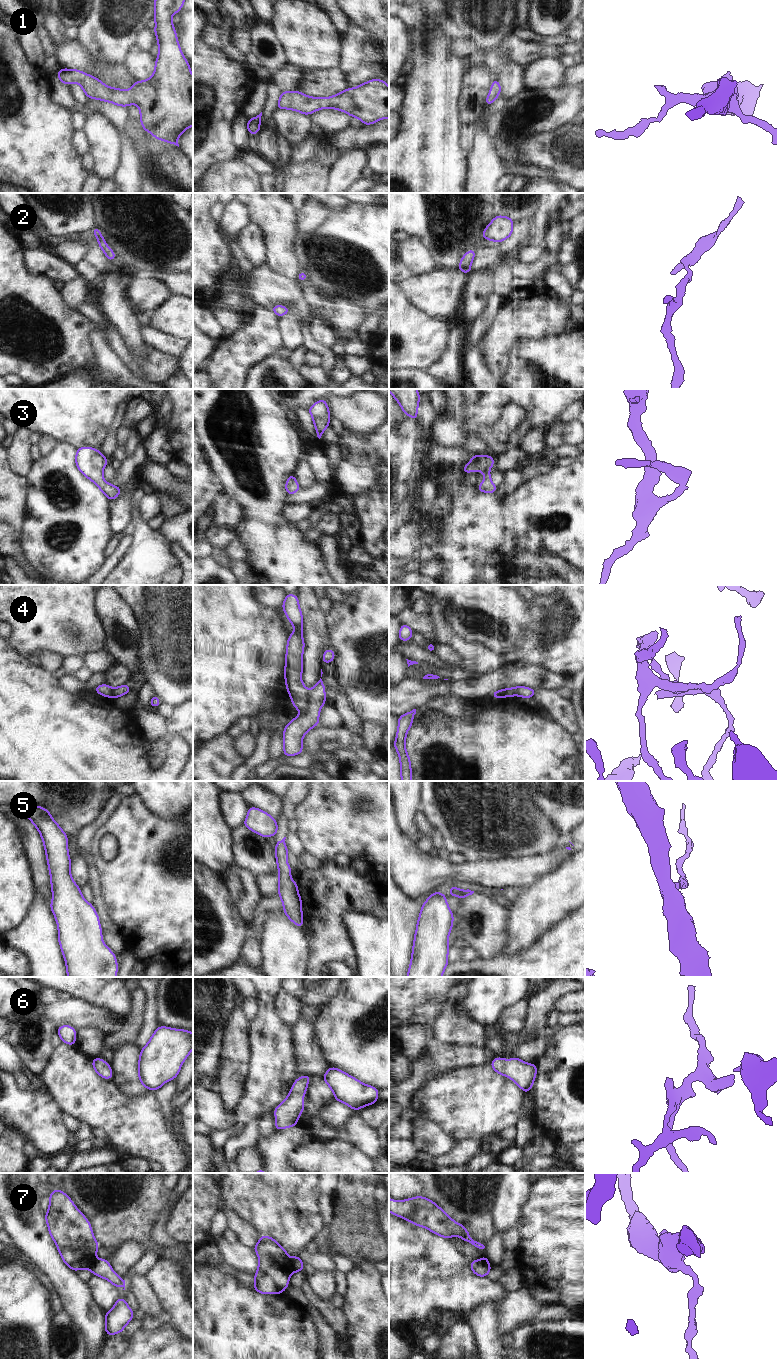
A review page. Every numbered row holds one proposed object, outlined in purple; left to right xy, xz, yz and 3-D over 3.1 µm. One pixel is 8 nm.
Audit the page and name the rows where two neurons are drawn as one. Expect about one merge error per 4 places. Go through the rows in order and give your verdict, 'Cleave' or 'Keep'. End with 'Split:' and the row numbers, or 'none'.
1: Keep
2: Keep
3: Keep
4: Cleave
5: Cleave
6: Keep
7: Cleave
Split: 4, 5, 7.

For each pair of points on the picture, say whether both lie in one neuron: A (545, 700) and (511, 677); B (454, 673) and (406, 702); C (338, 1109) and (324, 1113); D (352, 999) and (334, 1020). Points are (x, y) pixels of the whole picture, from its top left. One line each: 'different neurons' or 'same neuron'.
A: different neurons
B: different neurons
C: same neuron
D: same neuron

